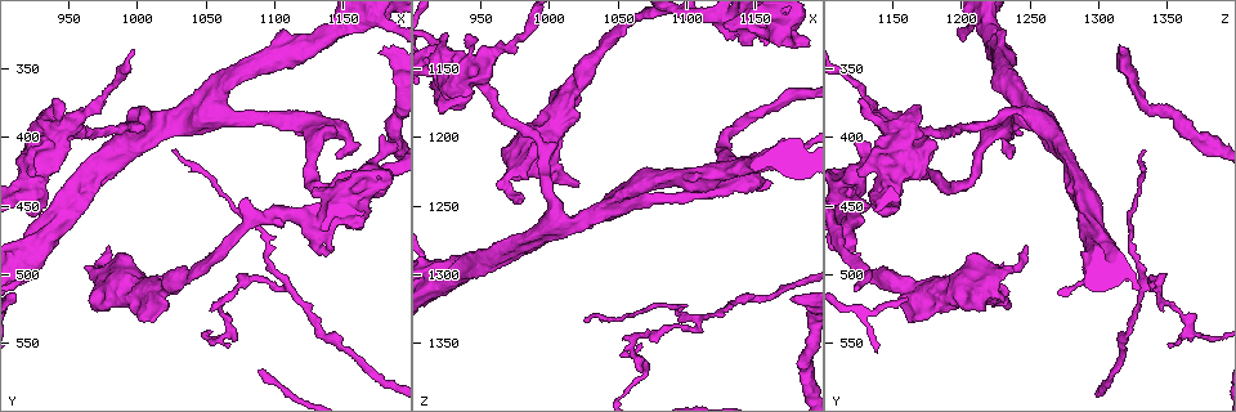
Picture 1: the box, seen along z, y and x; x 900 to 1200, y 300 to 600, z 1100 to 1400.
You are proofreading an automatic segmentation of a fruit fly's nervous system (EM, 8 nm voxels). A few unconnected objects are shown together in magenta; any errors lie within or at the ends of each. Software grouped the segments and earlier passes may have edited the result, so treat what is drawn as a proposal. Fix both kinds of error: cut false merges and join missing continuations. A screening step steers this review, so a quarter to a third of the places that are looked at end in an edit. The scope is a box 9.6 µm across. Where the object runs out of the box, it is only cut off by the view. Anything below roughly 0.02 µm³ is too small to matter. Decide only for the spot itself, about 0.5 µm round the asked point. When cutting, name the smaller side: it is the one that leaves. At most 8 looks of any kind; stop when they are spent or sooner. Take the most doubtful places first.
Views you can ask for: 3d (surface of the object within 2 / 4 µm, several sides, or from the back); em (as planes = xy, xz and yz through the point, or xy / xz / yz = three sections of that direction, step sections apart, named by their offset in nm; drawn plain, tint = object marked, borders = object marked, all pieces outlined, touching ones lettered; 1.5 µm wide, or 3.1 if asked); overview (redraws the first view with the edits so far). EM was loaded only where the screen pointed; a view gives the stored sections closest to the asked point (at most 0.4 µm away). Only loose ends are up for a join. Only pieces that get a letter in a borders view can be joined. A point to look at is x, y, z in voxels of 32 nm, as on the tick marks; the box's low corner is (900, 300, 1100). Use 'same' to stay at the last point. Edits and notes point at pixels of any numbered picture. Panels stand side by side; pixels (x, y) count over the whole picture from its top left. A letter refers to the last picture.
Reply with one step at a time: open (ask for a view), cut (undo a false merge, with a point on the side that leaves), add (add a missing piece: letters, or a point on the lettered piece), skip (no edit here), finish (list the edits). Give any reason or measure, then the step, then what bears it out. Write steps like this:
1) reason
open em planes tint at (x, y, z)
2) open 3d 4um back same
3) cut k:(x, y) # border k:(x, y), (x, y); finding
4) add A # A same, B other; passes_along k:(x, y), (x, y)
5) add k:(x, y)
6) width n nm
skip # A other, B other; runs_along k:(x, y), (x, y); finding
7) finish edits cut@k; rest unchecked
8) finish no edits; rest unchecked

sharp bend
open 3d 4um at (1152, 400, 1232)

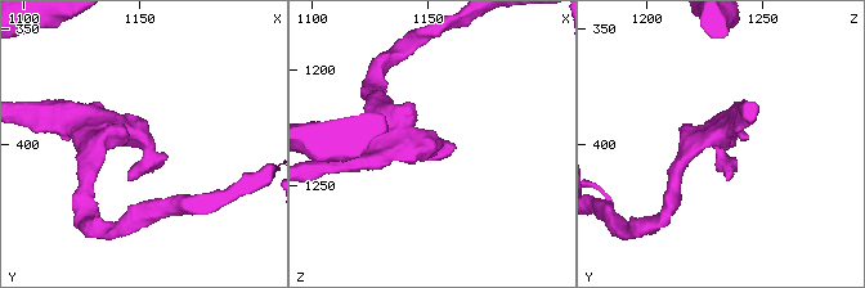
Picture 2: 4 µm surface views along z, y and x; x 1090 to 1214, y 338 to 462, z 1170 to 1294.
open em planes borders at (1153, 400, 1234)

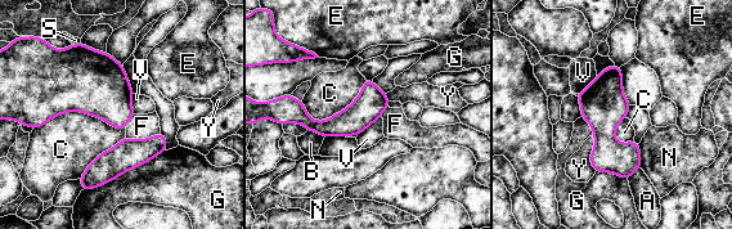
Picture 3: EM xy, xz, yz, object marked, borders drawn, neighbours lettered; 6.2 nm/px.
skip # A other, B other, C other, E other, F other, G other, N other, S other, V other, Y other; runs_along 3:(385, 100), (336, 126), (313, 126), (291, 107); one neuron here

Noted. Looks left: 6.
branch stops here
open 3d 4um at (974, 524, 1214)

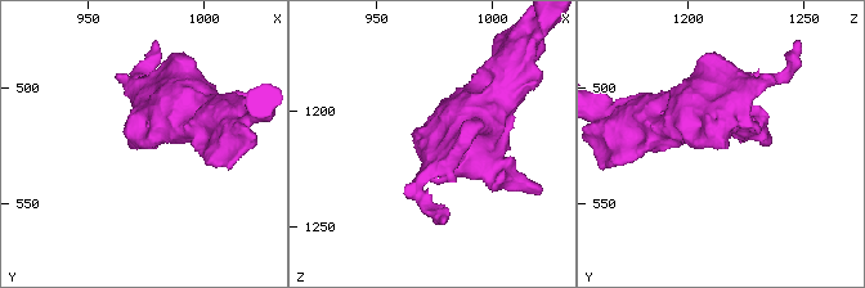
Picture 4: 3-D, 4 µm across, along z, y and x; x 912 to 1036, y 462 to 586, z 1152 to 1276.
open em yz step 8 tint at (974, 525, 1215)

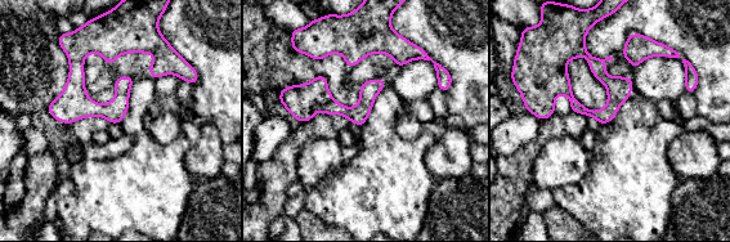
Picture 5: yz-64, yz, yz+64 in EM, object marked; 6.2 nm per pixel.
open em planes borders same

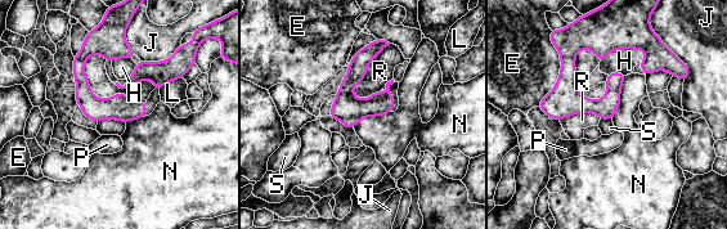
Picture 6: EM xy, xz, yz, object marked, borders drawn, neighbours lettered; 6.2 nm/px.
skip # E other, H other, J other, L other, N other, P other, R other, S other; none of them fits

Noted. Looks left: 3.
free end
open em planes plain at (1178, 334, 1316)

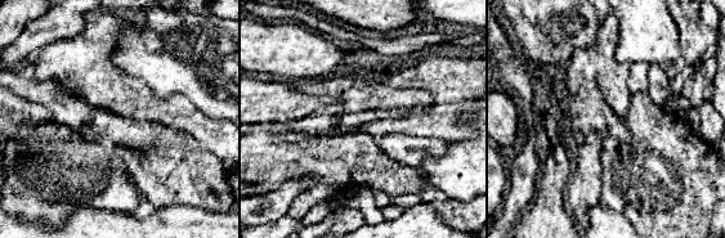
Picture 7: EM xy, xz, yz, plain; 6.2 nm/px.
open em planes borders same

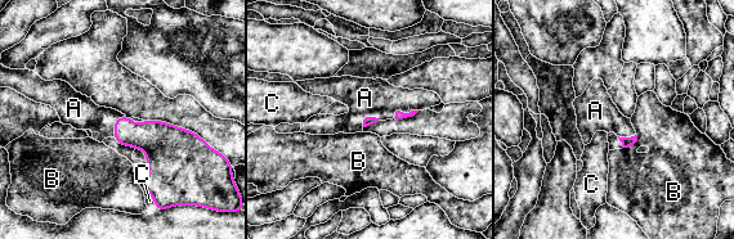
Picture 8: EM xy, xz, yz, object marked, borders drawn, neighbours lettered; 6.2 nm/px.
add 8:(79, 111) # A same, B other, C other; passes_along 8:(152, 136), (115, 123), (79, 111); it goes on there

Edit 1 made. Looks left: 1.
finish edits add@8; rest unchecked

